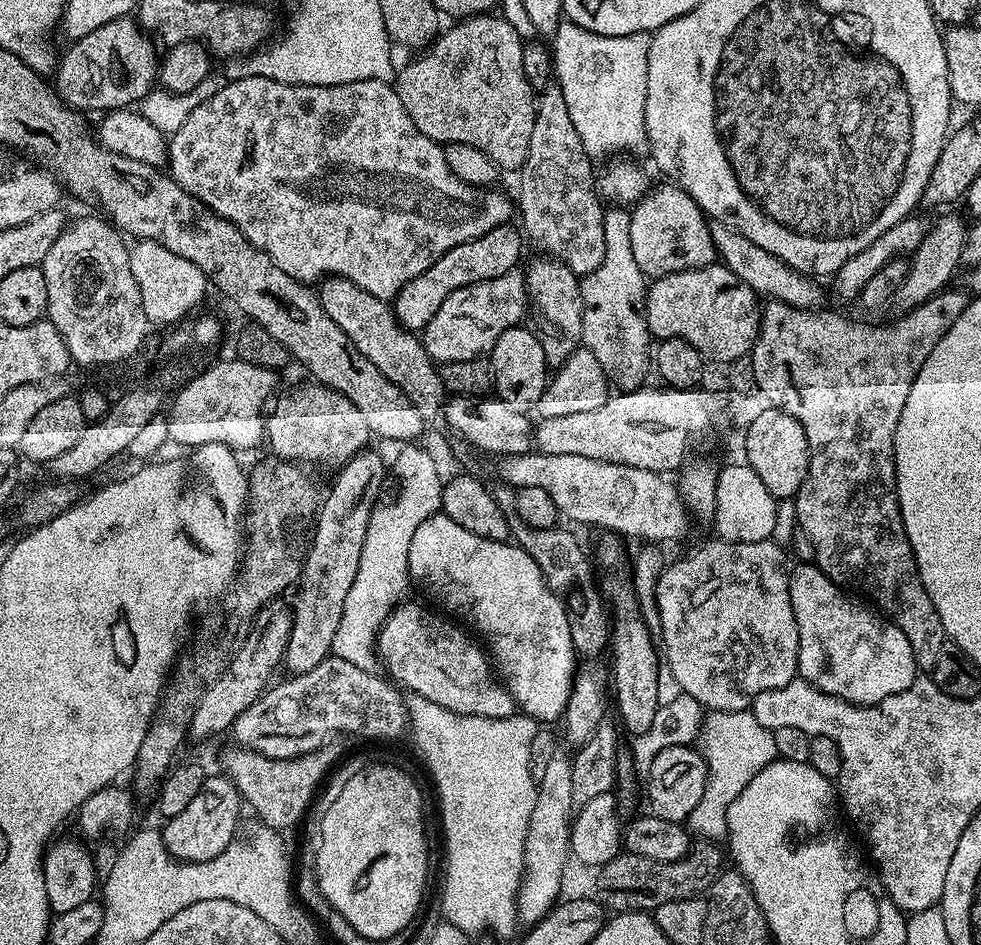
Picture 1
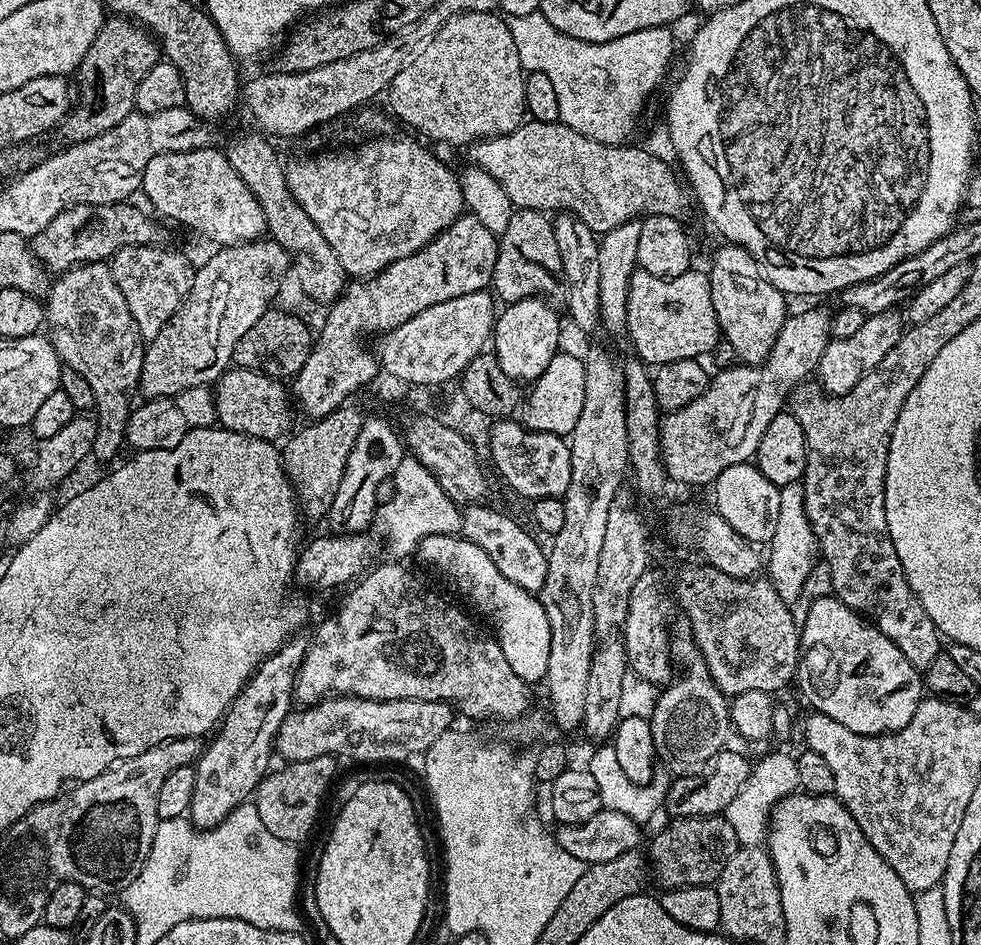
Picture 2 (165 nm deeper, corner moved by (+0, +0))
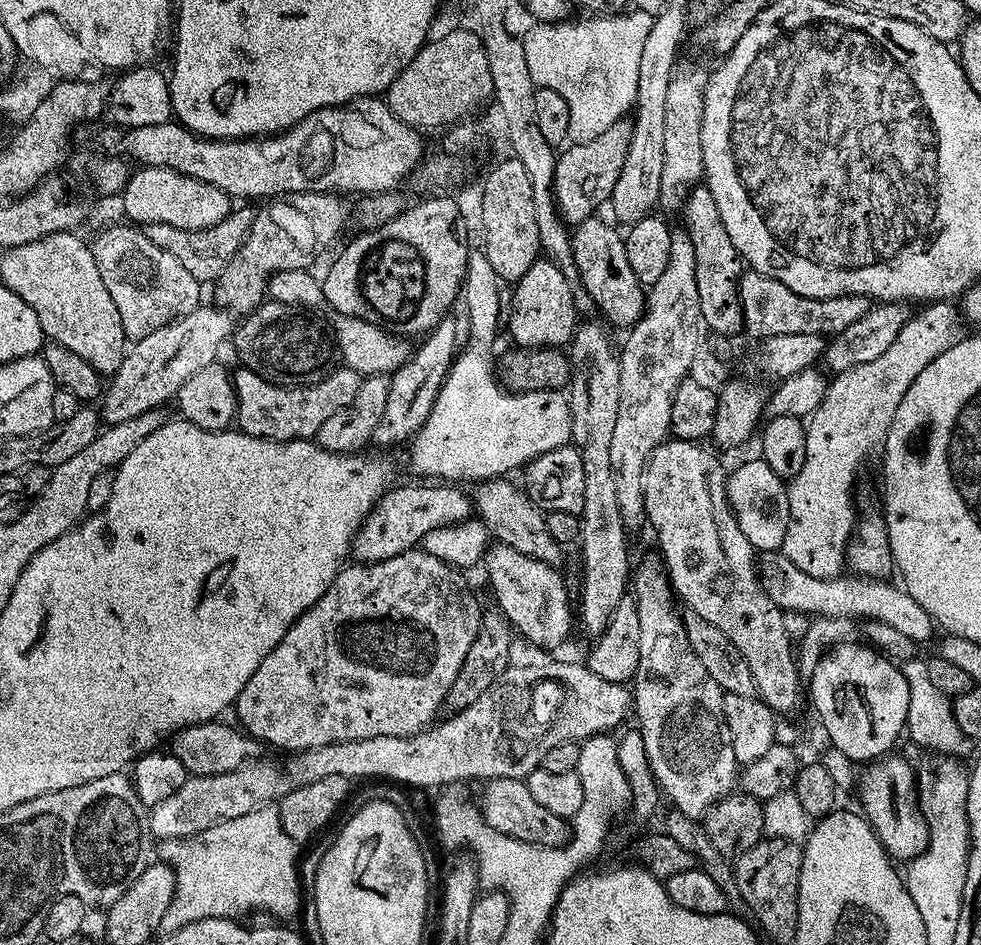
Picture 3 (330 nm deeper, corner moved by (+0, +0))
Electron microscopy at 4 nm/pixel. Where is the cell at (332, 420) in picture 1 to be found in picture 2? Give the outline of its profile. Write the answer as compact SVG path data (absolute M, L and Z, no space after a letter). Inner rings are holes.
M229 367L214 385L216 419L219 427L253 436L255 440L279 441L293 427L292 412L294 413L289 389L285 385L283 388L280 384L283 383L277 377L267 376L265 372Z

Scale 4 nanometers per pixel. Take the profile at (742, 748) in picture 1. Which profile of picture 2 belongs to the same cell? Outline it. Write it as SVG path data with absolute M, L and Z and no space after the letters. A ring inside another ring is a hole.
M772 752L760 761L751 765L746 782L738 794L734 794L734 802L726 809L726 819L734 828L736 842L742 848L758 848L766 840L766 821L772 808L782 798L791 796L799 789L798 766L796 756L788 752Z

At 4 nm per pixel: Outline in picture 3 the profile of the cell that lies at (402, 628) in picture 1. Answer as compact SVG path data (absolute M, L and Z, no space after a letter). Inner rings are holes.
M417 546L409 552L398 554L394 558L386 558L377 564L353 563L351 566L341 568L340 573L334 578L334 582L310 606L310 610L303 612L300 617L286 630L282 642L262 658L262 666L254 670L250 682L242 686L242 694L238 694L234 705L234 713L240 721L239 727L249 736L263 742L265 745L277 744L280 748L288 748L289 753L303 752L305 748L317 748L318 746L330 746L334 742L350 742L362 738L378 738L379 736L414 736L425 731L437 719L436 711L445 707L448 691L452 689L452 683L458 678L458 670L470 654L470 646L474 646L474 638L478 634L482 604L476 601L472 588L461 569L453 564L442 562L442 558L434 558L434 554L425 552L423 547Z

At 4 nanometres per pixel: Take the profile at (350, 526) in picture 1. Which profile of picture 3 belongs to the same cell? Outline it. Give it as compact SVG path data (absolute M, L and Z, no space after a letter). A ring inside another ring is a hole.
M452 318L440 320L431 332L419 341L420 346L411 353L401 368L391 373L390 395L386 402L386 411L382 413L382 422L378 422L378 430L374 437L375 443L400 444L411 441L416 431L423 426L426 418L430 418L430 410L440 393L440 387L448 377L448 372L458 355L456 339L462 332L456 329Z

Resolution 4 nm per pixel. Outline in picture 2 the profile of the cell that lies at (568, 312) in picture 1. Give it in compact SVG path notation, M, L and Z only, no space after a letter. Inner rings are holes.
M521 208L513 211L510 222L504 233L498 236L498 262L494 262L494 274L492 275L491 291L497 297L504 299L505 305L513 304L519 300L531 300L533 298L551 297L551 292L558 288L558 280L552 277L562 273L562 258L558 254L558 242L554 242L554 226L547 215L533 208Z

